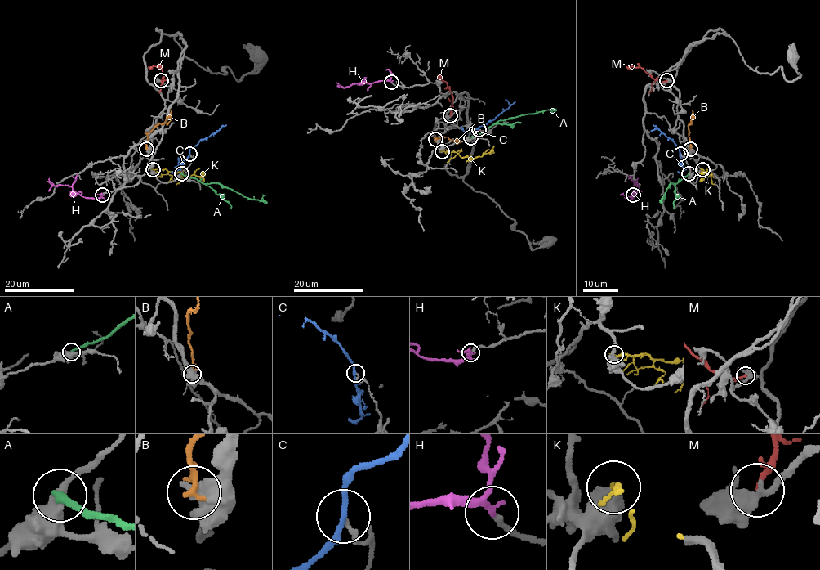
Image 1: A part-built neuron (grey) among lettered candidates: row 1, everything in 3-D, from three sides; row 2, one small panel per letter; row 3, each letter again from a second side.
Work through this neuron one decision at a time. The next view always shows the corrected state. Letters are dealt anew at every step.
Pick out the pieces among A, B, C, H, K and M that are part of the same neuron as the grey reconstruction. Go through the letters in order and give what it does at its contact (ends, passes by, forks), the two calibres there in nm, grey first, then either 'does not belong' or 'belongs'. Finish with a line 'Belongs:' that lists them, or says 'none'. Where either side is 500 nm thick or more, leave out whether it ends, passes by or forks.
A: it ends | 400/240 nm | does not belong
B: it ends | 440/240 nm | does not belong
C: it passes by | 140/200 nm | does not belong
H: it passes by | 240/160 nm | belongs
K: 750/200 nm | does not belong
M: it passes by | 400/140 nm | does not belong
Belongs: H

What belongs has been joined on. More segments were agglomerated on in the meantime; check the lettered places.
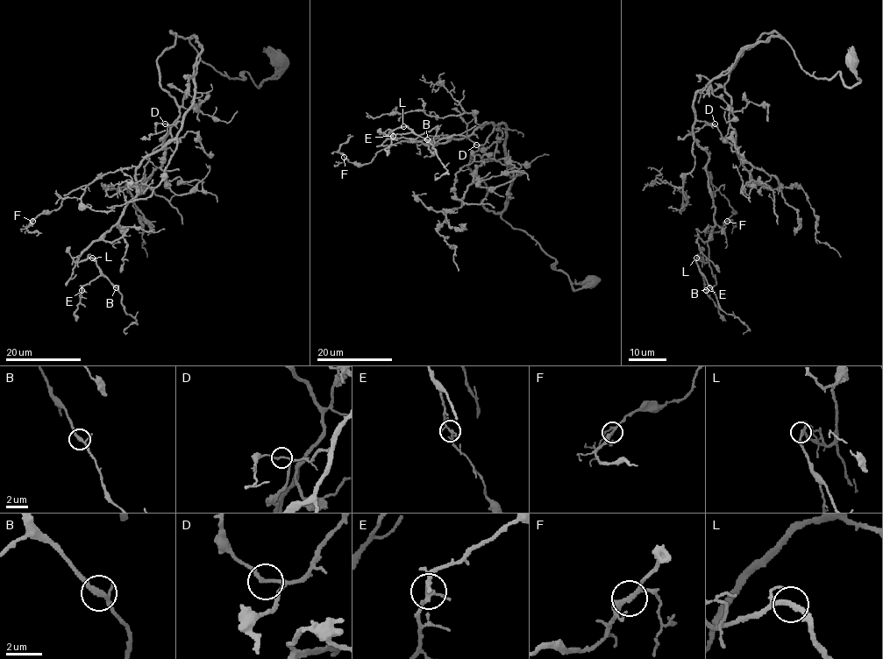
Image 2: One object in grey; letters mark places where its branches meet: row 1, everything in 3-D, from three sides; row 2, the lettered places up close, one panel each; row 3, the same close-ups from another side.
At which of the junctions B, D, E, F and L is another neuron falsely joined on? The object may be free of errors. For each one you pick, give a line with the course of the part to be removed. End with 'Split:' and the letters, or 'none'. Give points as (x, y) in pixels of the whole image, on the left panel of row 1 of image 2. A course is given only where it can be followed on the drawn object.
Split: none

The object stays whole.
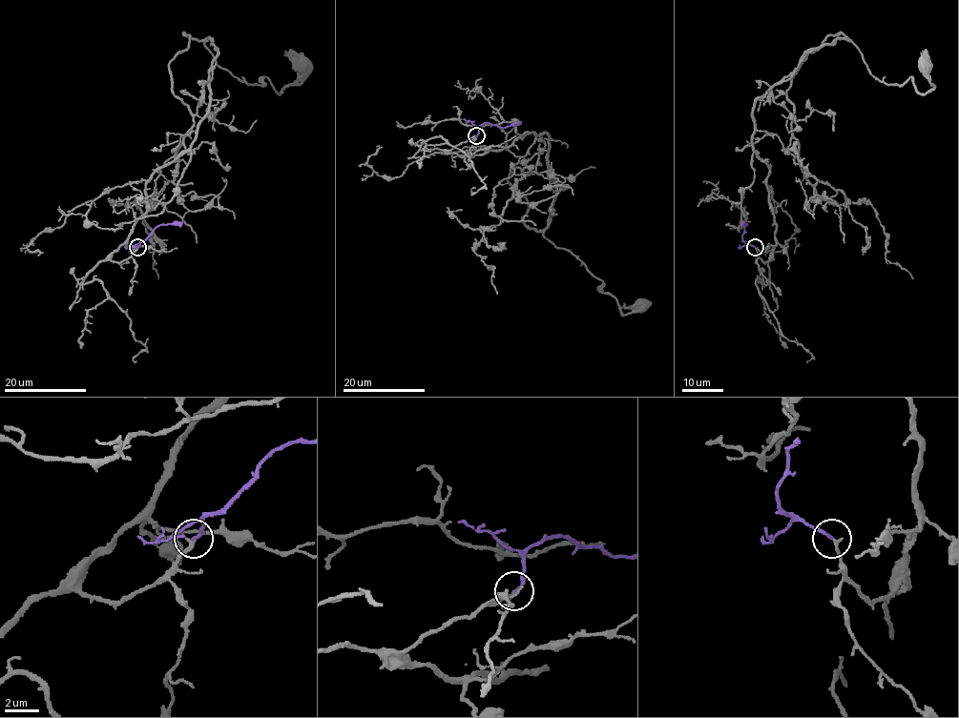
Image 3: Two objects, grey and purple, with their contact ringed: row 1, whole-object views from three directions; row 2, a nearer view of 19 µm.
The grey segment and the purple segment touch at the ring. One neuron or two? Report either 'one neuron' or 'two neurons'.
one neuron

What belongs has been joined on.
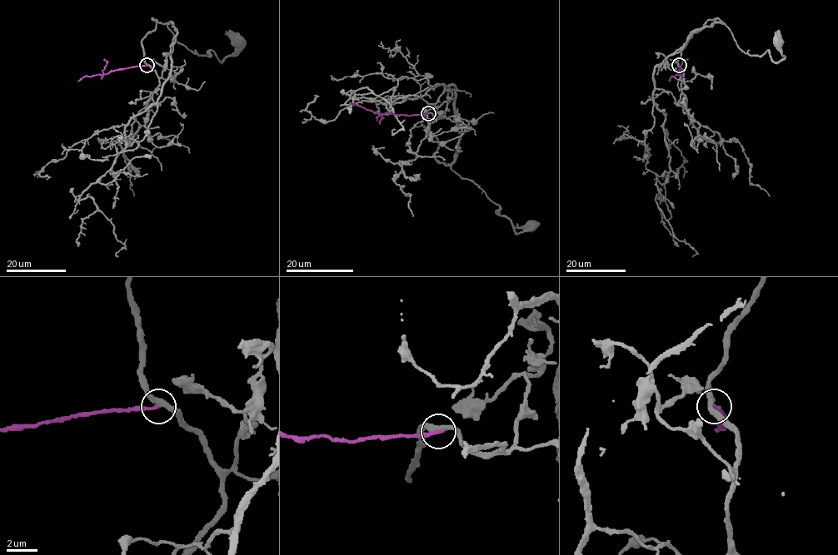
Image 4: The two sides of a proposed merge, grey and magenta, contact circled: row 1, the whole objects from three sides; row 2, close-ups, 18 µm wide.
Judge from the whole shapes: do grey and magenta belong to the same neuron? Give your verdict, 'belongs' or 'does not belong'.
does not belong

